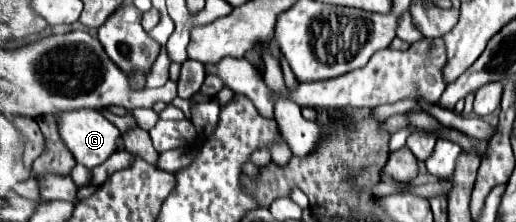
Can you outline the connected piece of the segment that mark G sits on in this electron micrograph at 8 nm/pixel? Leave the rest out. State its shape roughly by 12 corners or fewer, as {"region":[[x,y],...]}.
{"region":[[97,110],[59,114],[59,134],[89,170],[121,148]]}

